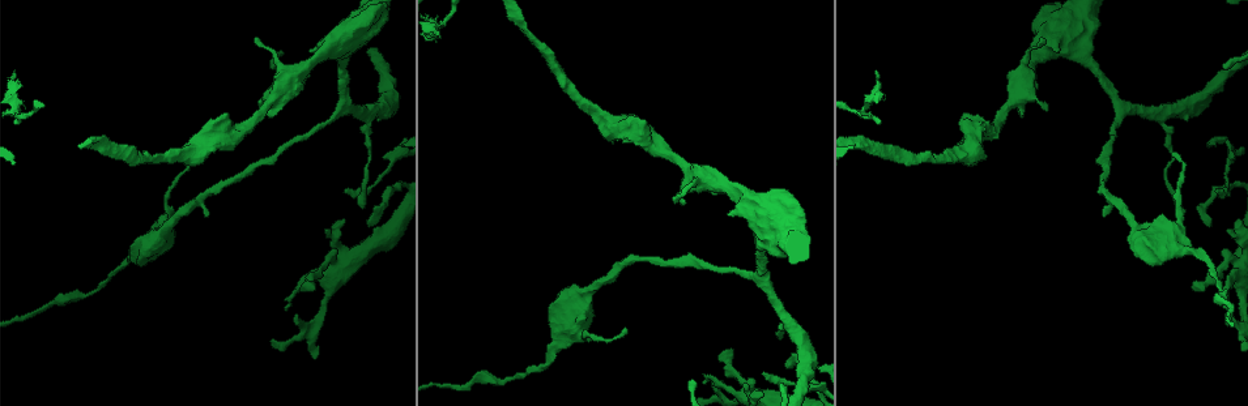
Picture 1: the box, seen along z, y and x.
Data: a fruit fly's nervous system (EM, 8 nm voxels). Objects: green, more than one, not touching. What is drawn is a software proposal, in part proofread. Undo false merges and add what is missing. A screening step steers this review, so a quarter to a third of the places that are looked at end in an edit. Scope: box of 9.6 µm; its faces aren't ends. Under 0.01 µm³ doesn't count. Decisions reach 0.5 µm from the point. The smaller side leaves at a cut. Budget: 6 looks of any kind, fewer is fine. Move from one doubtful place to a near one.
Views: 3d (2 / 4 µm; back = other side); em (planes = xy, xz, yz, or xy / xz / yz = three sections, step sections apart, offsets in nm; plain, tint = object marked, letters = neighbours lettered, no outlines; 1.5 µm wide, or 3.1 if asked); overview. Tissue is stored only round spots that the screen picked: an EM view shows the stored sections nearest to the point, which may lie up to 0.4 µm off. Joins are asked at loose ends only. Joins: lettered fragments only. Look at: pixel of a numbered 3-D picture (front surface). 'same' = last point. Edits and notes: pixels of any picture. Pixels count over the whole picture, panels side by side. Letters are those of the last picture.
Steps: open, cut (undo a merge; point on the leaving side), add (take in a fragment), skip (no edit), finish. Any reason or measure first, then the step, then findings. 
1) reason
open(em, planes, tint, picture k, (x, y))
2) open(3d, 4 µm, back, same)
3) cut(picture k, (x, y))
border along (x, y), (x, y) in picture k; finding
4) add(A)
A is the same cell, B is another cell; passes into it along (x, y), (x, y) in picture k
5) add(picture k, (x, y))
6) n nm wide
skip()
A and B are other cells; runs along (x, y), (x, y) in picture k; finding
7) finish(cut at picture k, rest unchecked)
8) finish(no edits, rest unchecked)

narrows sharply
open(em, planes, tint, picture 1, (376, 181))

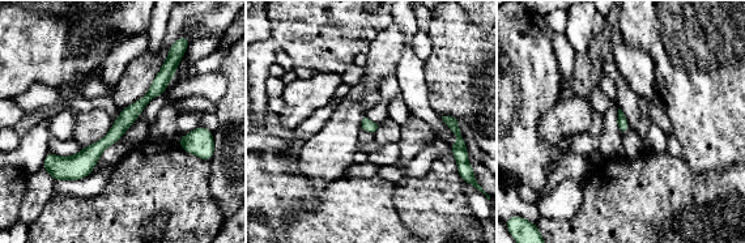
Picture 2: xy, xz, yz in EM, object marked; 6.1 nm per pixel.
open(em, planes, letters, same)

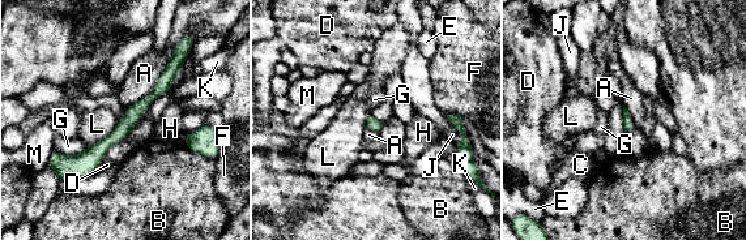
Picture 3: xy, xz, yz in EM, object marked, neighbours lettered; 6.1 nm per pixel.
70 nm wide
skip()
A, B, C, D, E, F, G, H, J, K, L and M are other cells; border along (175, 48), (154, 88), (124, 110) in picture 3; one neuron here

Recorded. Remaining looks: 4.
free end
open(3d, 2 µm, picture 1, (1191, 287))

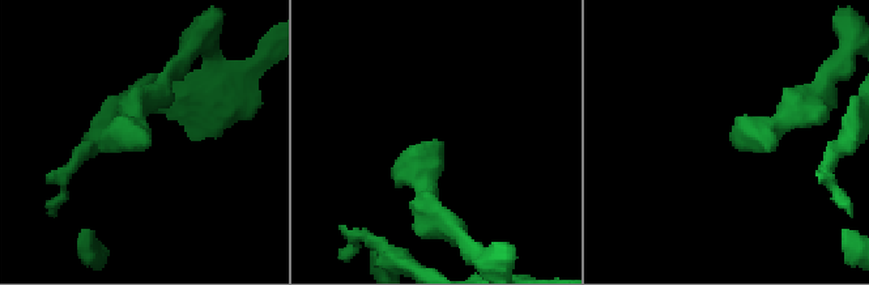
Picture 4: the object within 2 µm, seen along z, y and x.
shape alone is not enough
open(em, planes, letters, picture 4, (436, 139))

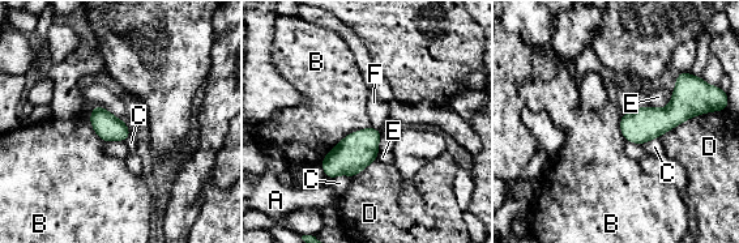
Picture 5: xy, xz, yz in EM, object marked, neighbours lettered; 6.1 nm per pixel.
skip()
A, B, C, D, E and F are other cells; border along (371, 126), (379, 129) in picture 5; no lettered fragment goes on from it

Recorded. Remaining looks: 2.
calibre changes
open(em, planes, letters, picture 1, (1097, 67))

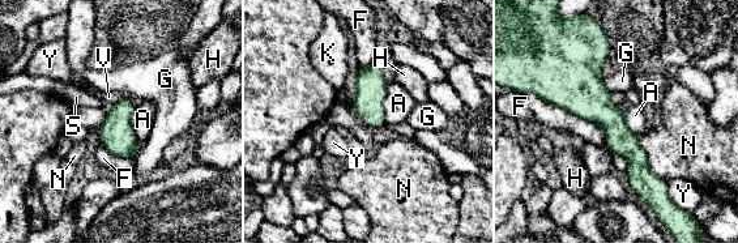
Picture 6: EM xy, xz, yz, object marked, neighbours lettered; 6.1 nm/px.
skip()
A, F, G, H, K, N, S, V and Y are other cells; runs along (601, 43), (591, 99), (645, 192) in picture 6; continuous, no second neuron

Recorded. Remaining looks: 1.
finish(no edits, rest unchecked)

